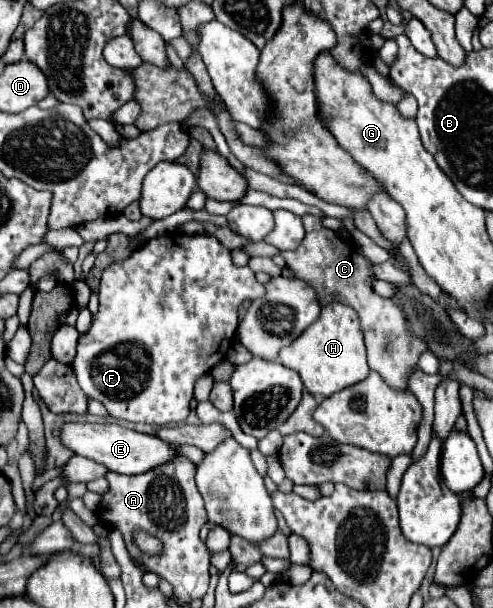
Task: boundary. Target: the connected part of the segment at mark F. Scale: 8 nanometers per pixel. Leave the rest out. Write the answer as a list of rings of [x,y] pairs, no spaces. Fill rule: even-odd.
[[[168,233],[162,237],[154,237],[150,241],[146,241],[140,249],[136,249],[130,259],[120,261],[120,263],[112,263],[104,273],[102,273],[102,281],[100,281],[100,307],[98,313],[92,319],[92,325],[88,329],[86,335],[80,337],[78,341],[78,353],[76,359],[72,363],[72,369],[78,377],[78,383],[82,387],[82,391],[90,397],[100,401],[108,413],[114,419],[122,419],[122,421],[130,421],[130,423],[148,423],[148,425],[174,425],[174,423],[182,423],[186,421],[188,413],[190,413],[190,401],[192,401],[192,393],[194,393],[194,383],[198,381],[198,377],[206,375],[210,369],[214,369],[228,353],[230,345],[232,345],[232,337],[236,335],[236,327],[238,327],[238,307],[244,299],[256,299],[264,295],[264,285],[256,281],[254,271],[250,267],[238,267],[232,263],[230,251],[226,247],[222,247],[222,243],[218,243],[218,239],[214,239],[214,235],[182,235],[182,233]]]

